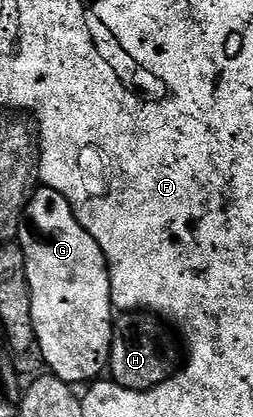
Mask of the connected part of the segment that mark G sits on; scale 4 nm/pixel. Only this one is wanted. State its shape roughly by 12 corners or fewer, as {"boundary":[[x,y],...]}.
{"boundary":[[27,199],[17,235],[34,345],[56,378],[108,369],[109,268],[69,200]]}

